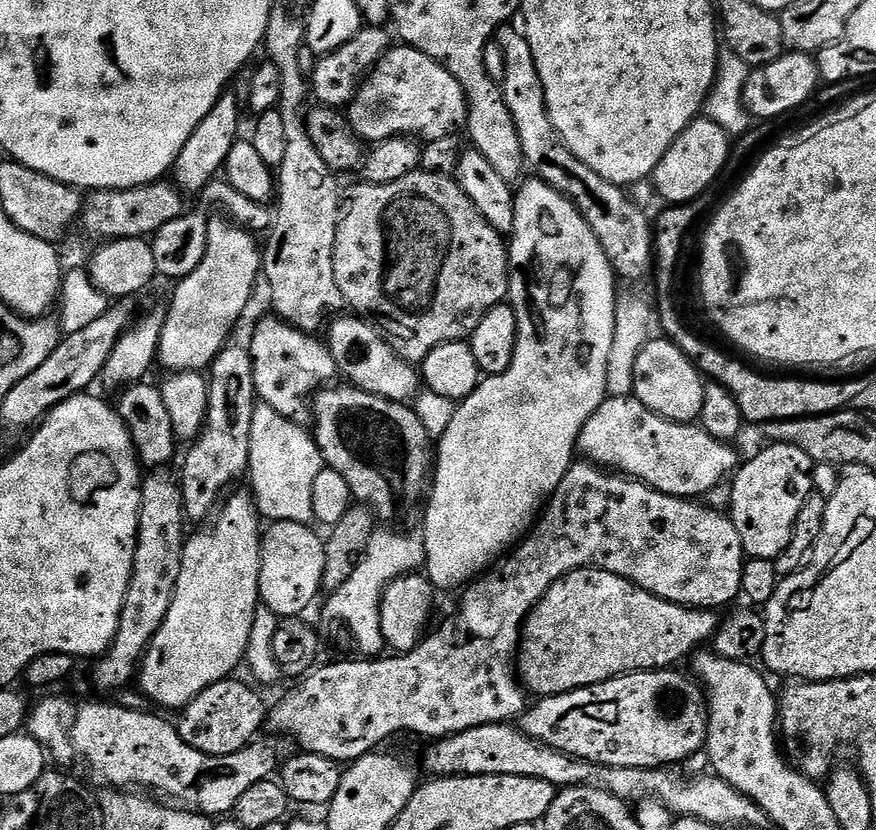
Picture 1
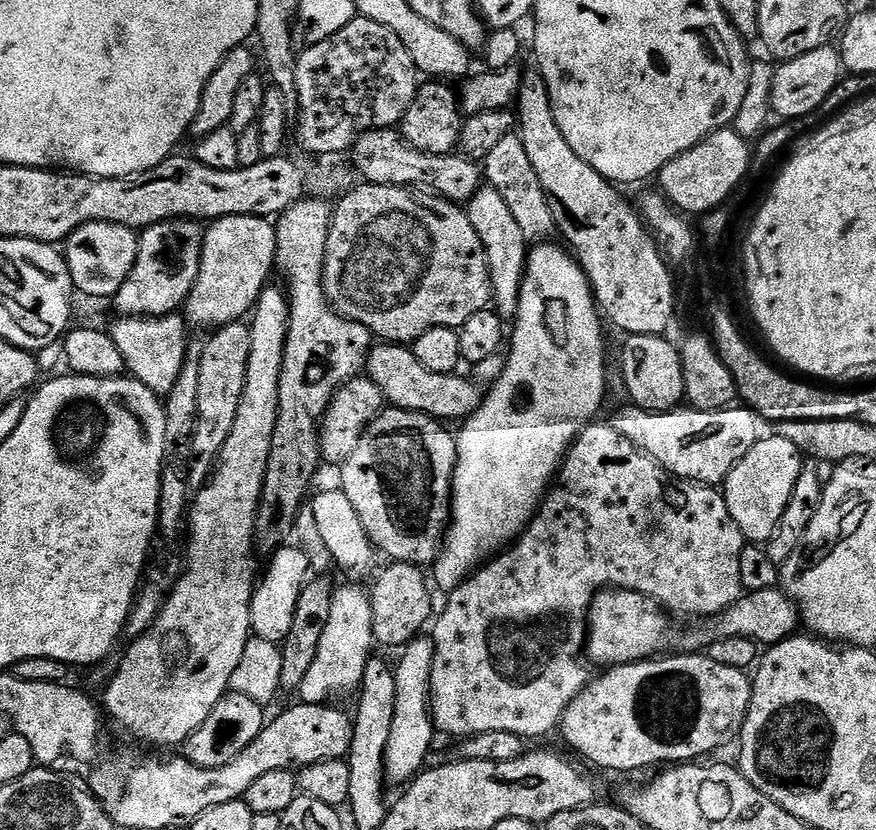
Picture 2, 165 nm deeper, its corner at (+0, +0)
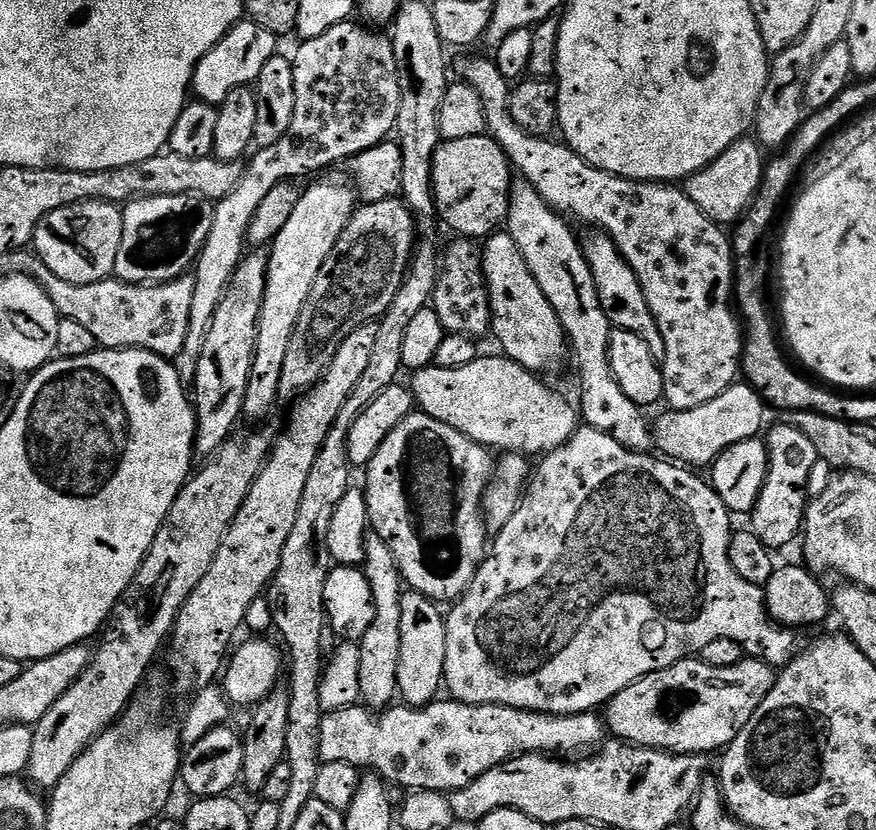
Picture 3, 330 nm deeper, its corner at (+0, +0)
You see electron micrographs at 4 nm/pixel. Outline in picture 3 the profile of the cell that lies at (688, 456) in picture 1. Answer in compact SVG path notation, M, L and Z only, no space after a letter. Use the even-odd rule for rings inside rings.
M737 382L718 394L718 398L710 398L710 402L694 406L694 410L665 411L665 416L654 420L654 444L665 452L661 453L669 461L704 470L715 464L722 453L730 450L730 446L757 439L765 427L764 411L766 405L755 388L747 382Z

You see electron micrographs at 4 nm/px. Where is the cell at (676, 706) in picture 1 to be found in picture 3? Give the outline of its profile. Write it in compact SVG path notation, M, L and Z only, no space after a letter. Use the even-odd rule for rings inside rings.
M699 658L680 660L666 670L646 674L606 705L606 728L617 740L673 754L719 753L750 722L777 673L761 660L745 658L729 668L706 666Z

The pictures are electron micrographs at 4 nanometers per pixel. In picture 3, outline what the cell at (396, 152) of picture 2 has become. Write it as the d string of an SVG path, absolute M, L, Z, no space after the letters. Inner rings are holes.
M485 134L474 138L444 140L436 148L436 157L432 160L432 192L436 196L436 216L444 219L456 231L457 237L487 238L505 227L513 179L514 169L508 155L491 136Z

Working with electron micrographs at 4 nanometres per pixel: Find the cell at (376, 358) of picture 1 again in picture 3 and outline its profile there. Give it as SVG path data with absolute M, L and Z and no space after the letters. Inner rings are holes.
M503 354L495 355L477 355L476 360L470 362L470 366L454 370L435 366L415 369L411 373L410 381L415 407L438 422L446 422L446 426L466 434L466 438L484 445L489 450L501 448L499 451L504 454L523 454L528 458L540 458L553 452L555 448L561 448L576 433L577 409L568 405L566 397L559 396L552 388L547 388L537 373L528 372L518 362L509 360Z

